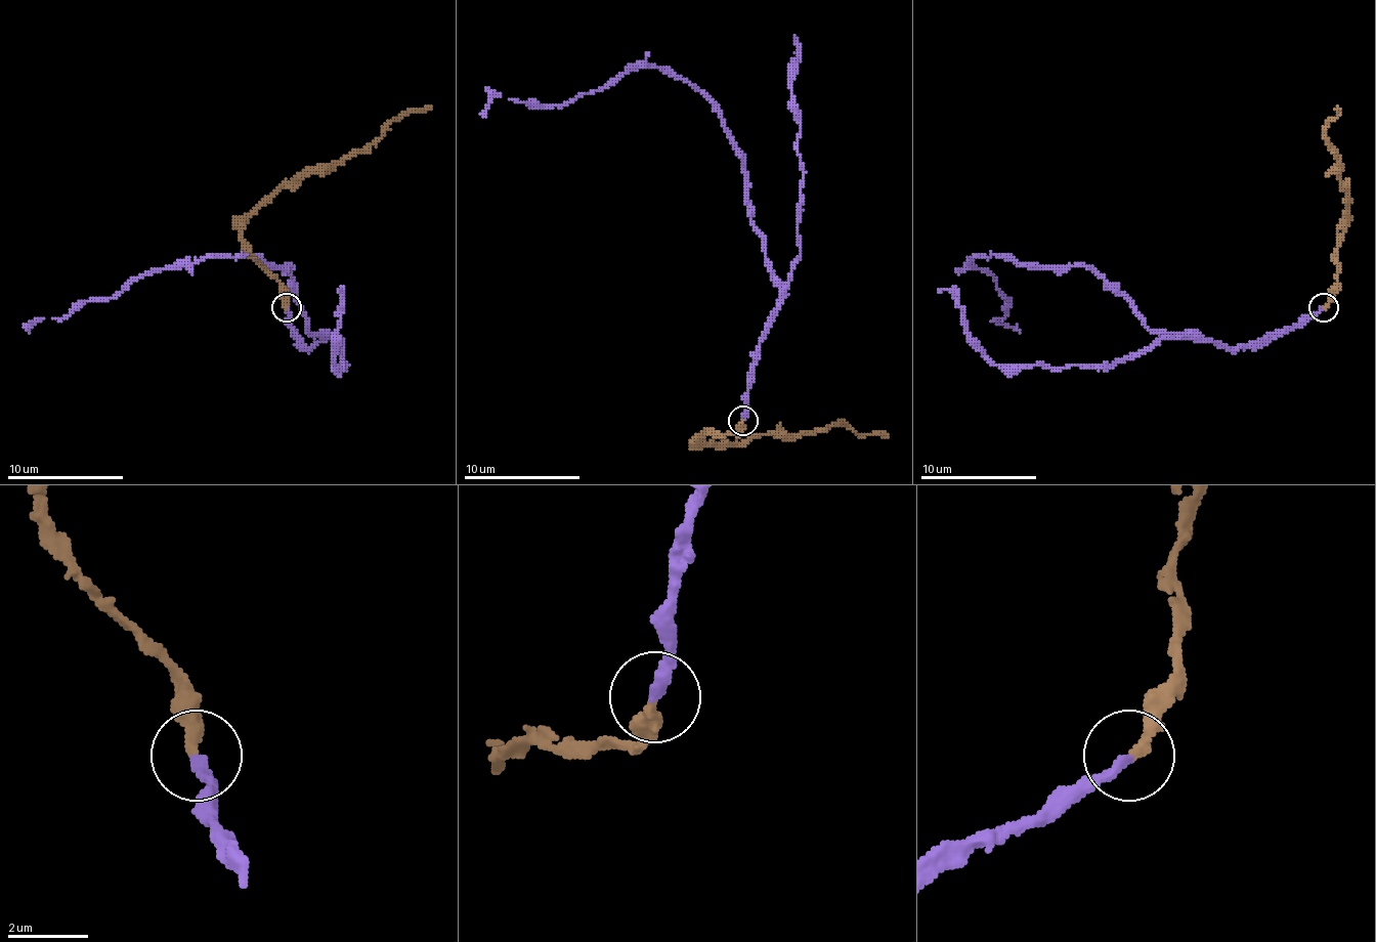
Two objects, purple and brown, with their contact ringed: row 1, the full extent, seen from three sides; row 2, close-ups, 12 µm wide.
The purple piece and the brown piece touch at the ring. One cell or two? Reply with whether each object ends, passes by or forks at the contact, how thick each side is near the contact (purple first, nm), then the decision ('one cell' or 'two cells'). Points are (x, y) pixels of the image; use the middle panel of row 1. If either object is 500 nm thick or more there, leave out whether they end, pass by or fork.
purple ends | brown ends | 280/260 nm | one cell

